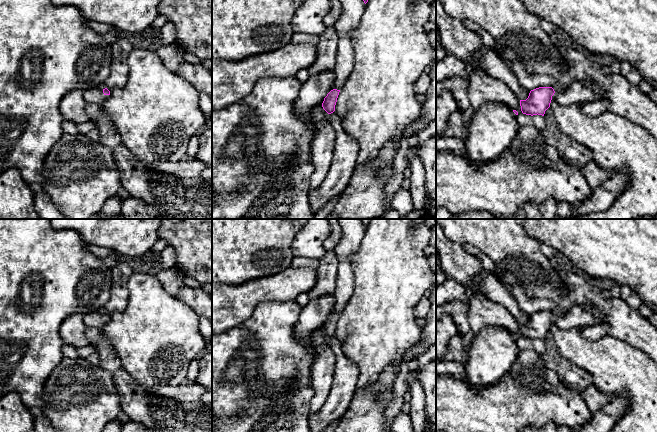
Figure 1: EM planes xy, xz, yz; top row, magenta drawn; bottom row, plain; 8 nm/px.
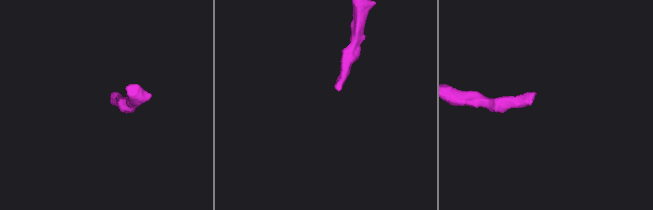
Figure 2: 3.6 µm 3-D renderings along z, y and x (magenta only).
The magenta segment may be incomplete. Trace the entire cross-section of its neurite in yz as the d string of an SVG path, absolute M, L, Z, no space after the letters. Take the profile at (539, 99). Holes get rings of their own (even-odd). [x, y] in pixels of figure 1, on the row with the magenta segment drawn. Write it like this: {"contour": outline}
{"contour": "M573 82L566 91L554 91L552 87L539 87L531 90L526 100L520 100L521 111L526 115L542 115L554 99L560 105L585 104L603 99L604 91L596 83Z"}

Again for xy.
{"contour": "M94 87L84 91L84 100L86 103L93 103L98 106L103 106L109 98L110 91L101 87Z"}

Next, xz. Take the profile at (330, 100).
{"contour": "M333 89L324 98L322 104L318 104L309 111L308 120L314 126L314 138L311 142L311 162L315 166L314 173L310 176L309 193L317 189L325 179L333 158L336 132L330 123L331 113L335 111L335 105L340 90Z"}

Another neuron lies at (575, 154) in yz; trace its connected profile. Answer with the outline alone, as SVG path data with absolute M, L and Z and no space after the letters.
M549 107L544 114L545 128L539 130L540 136L556 148L560 156L572 166L582 168L593 161L592 152L584 145L563 134L557 126L553 111Z

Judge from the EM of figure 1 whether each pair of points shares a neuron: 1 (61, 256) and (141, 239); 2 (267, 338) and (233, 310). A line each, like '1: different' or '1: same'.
1: different
2: different

